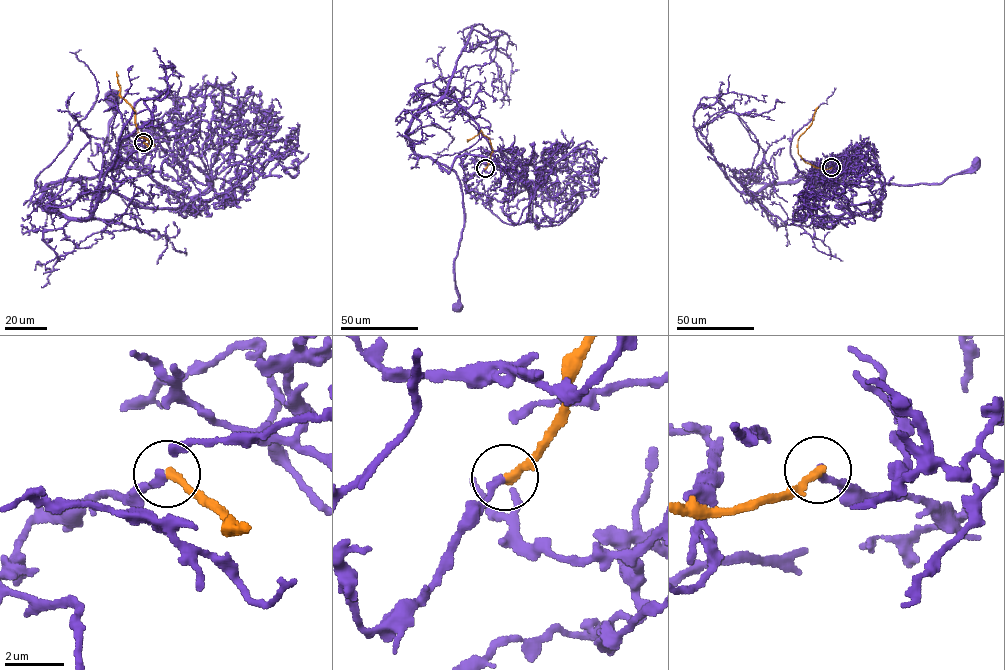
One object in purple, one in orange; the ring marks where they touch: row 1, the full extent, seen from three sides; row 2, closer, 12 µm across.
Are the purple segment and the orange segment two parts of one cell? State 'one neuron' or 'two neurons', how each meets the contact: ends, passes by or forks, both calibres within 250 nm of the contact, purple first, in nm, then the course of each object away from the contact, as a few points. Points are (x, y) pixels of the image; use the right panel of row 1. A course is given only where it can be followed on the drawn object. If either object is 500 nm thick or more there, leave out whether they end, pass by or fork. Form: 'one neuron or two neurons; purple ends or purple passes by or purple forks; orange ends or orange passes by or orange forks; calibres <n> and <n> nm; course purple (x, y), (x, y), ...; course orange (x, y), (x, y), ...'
two neurons; purple ends; orange ends; calibres 240 and 280 nm; course purple (831, 167), (810, 183), (826, 220), (808, 209), (812, 190), (826, 199), (820, 181), (942, 183), (975, 163); course orange (831, 167), (816, 168), (806, 163), (798, 153), (798, 139), (812, 123), (818, 106)

